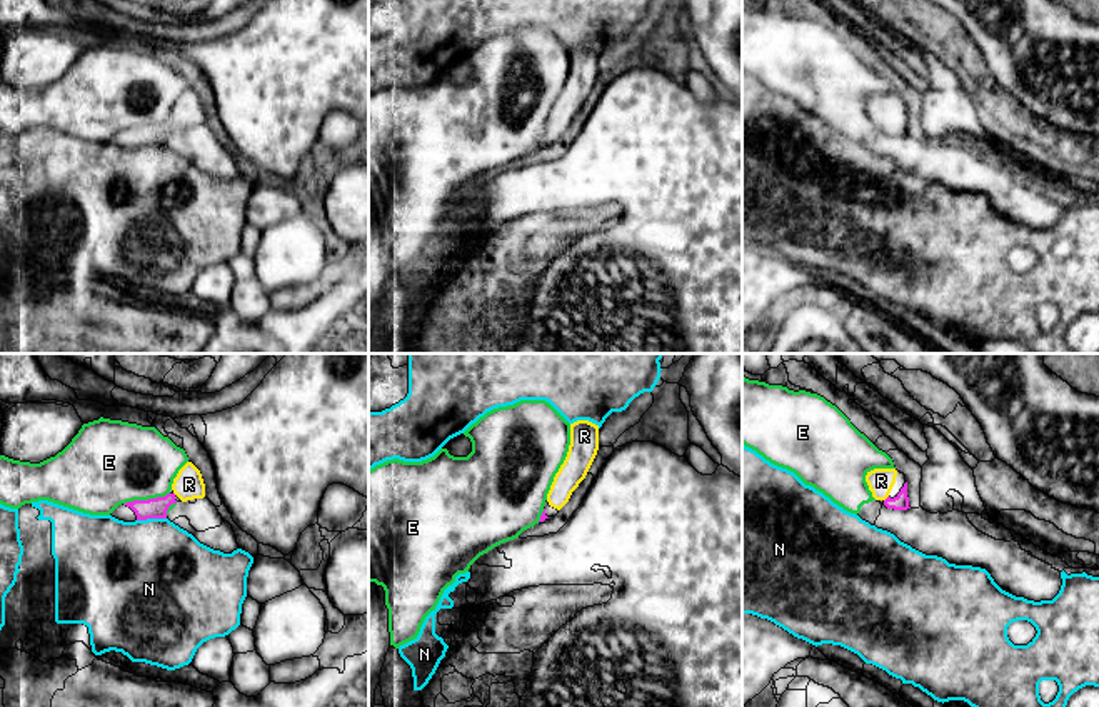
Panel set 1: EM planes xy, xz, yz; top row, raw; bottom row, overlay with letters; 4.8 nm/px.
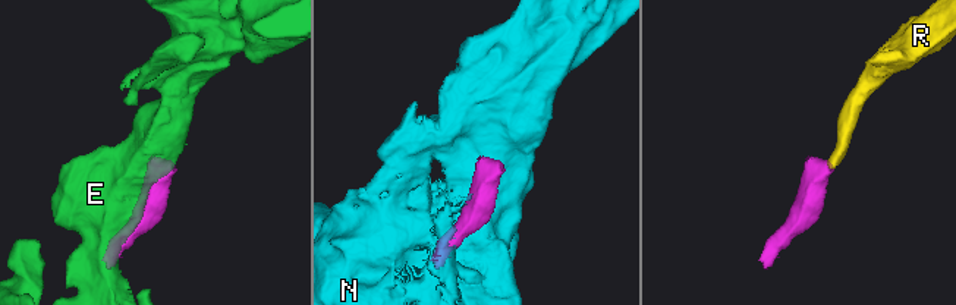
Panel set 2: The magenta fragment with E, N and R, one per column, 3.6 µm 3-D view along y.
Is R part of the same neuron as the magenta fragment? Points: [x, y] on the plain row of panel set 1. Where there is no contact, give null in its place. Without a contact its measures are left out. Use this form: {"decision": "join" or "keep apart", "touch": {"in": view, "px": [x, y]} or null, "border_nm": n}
{"decision": "join", "touch": {"in": "yz", "px": [886, 125]}, "border_nm": 40}

